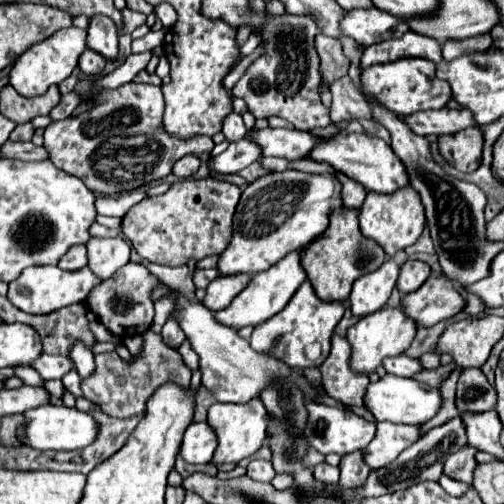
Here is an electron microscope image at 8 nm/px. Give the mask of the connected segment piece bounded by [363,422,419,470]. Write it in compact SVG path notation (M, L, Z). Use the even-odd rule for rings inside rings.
M381 422L381 434L377 434L375 440L363 448L363 460L367 460L369 470L379 470L391 464L415 440L419 440L419 426Z

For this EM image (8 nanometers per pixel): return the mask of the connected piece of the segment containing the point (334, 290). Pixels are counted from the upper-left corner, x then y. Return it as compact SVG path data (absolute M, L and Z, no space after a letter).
M337 208L329 216L327 230L331 230L331 236L329 236L329 232L321 234L301 252L301 266L305 268L307 278L313 284L313 288L315 288L315 292L321 300L341 300L341 302L345 302L349 292L351 292L353 282L359 276L379 268L387 260L387 254L383 252L383 248L379 244L375 244L375 240L369 240L361 234L361 230L359 230L359 210Z

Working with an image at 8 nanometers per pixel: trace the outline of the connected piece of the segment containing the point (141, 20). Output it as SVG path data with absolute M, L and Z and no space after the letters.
M125 8L125 10L123 10L123 30L121 30L121 32L123 32L123 34L129 34L129 32L133 32L137 26L145 24L145 20L147 20L145 14L133 12L133 10Z

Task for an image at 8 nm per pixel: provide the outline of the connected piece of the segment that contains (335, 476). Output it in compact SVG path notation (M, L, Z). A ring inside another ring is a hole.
M317 464L313 474L323 484L337 484L339 482L339 468L329 466L329 464Z

